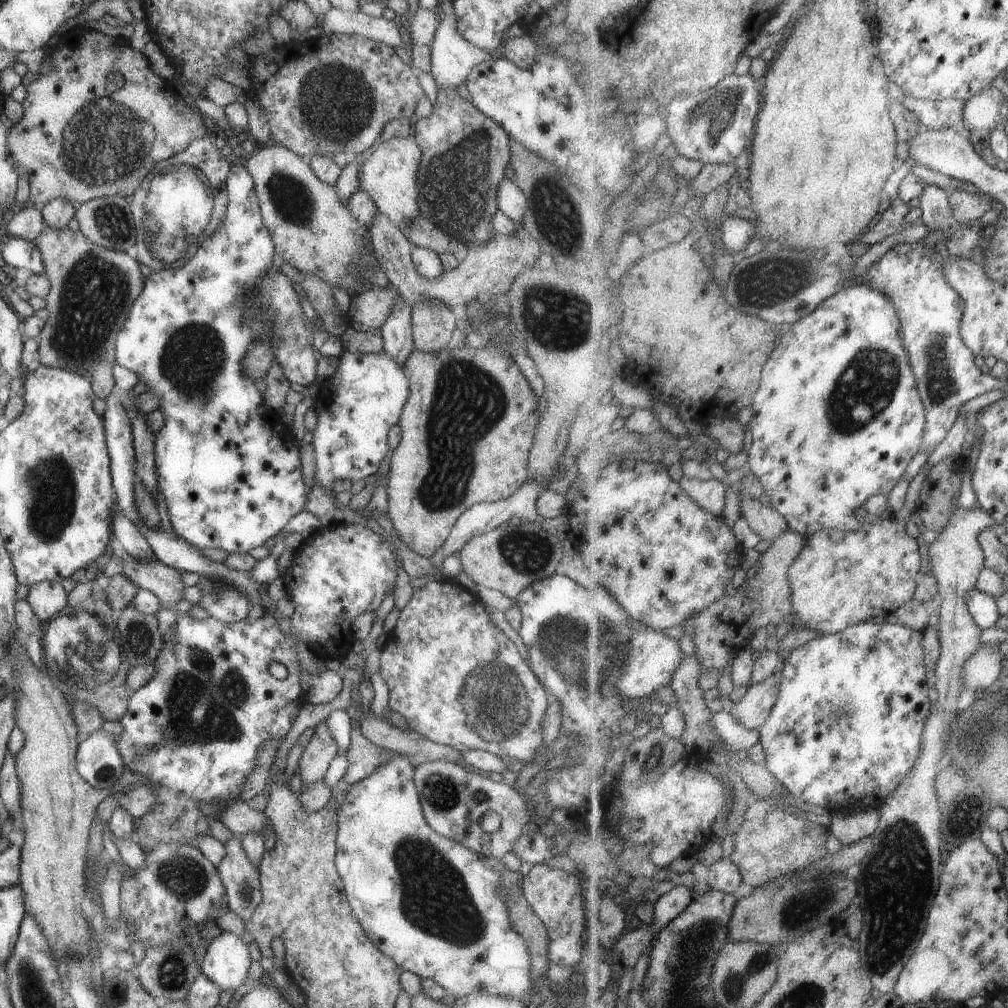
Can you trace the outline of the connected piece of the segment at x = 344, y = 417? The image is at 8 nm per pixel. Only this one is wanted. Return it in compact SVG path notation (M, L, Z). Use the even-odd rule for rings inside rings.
M346 349L340 354L333 376L318 384L318 399L313 406L316 425L312 431L311 444L315 460L314 481L319 486L331 490L334 480L355 482L378 472L379 463L390 453L387 435L389 429L399 420L403 405L409 396L409 387L407 372L391 355L385 354L385 351L355 353Z

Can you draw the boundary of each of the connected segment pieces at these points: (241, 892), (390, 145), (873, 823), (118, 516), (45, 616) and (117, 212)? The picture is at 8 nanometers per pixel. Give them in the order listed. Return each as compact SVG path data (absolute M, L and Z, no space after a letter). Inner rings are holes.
M229 834L222 843L225 854L216 869L224 886L227 908L245 922L260 901L258 867L247 858L240 836Z
M414 136L391 137L366 152L357 173L359 190L365 191L373 199L376 210L401 229L420 214L416 184L419 161L420 148Z
M876 807L858 810L849 816L832 816L831 833L844 845L871 837L878 829L880 813Z
M116 508L112 512L110 532L112 533L111 536L117 538L121 543L129 557L133 557L138 561L157 560L139 529L127 517L124 517L123 514L117 511Z
M45 579L28 586L25 600L44 625L65 606L66 592L60 582Z
M111 195L110 197L89 199L76 206L74 218L77 221L79 232L91 244L124 253L129 246L135 244L136 234L133 228L130 204L127 203L125 197Z

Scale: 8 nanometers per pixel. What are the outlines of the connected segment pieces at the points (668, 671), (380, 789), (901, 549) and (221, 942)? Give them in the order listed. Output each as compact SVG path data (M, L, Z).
M651 628L636 631L630 647L626 672L618 682L620 692L628 700L643 700L644 697L651 697L657 694L659 689L669 686L675 671L685 658L677 640Z
M394 754L384 765L378 766L369 776L353 783L344 794L336 818L336 853L334 863L341 877L344 891L355 918L359 921L366 937L375 948L391 959L402 971L409 971L420 979L431 979L443 988L445 994L451 994L455 999L471 993L487 993L490 995L523 998L528 988L534 985L534 978L530 975L530 954L524 937L520 937L510 925L508 912L504 905L504 898L498 892L498 878L502 863L465 848L457 842L434 833L424 819L420 802L413 782L414 768L402 755Z
M893 516L883 518L877 522L868 523L864 522L863 527L858 531L840 531L835 529L827 529L816 532L807 537L806 547L803 552L795 559L793 565L790 568L790 583L792 586L792 616L795 622L792 623L794 627L808 628L817 632L817 636L829 636L836 635L843 632L846 628L865 623L867 621L876 620L881 621L888 614L894 614L902 607L905 606L910 600L913 600L913 596L916 595L917 582L915 582L915 576L917 572L921 570L923 562L921 562L921 554L919 554L919 544L917 540L907 534L905 530L905 522L897 521L893 519Z
M222 931L205 950L200 973L221 990L236 990L245 980L251 956L240 937Z

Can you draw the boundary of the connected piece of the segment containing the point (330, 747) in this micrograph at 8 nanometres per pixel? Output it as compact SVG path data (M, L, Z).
M318 722L298 760L298 772L301 784L311 784L323 779L329 762L333 760L337 747L325 727L324 722Z

